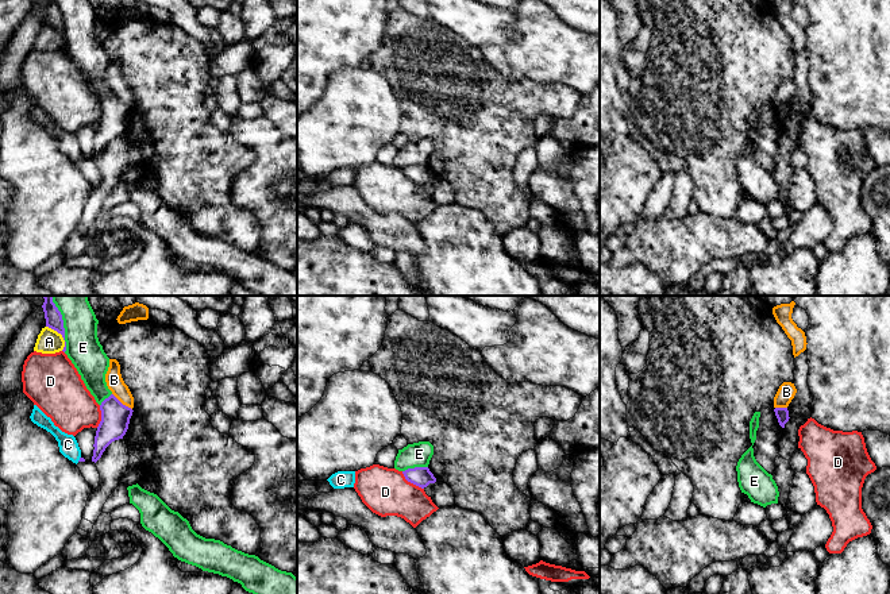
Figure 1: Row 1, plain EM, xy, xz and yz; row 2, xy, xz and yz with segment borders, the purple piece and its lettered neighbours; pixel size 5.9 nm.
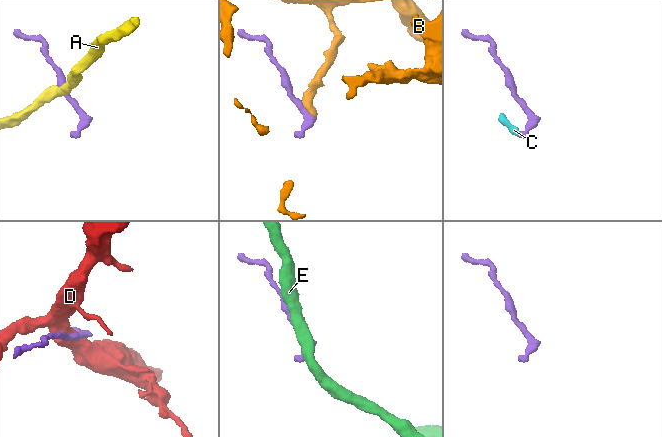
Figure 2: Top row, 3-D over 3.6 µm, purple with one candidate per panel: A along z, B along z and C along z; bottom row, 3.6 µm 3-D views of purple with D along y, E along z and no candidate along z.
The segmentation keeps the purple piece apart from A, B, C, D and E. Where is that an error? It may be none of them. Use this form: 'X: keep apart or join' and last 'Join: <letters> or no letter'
A: keep apart
B: keep apart
C: join
D: keep apart
E: keep apart
Join: C

